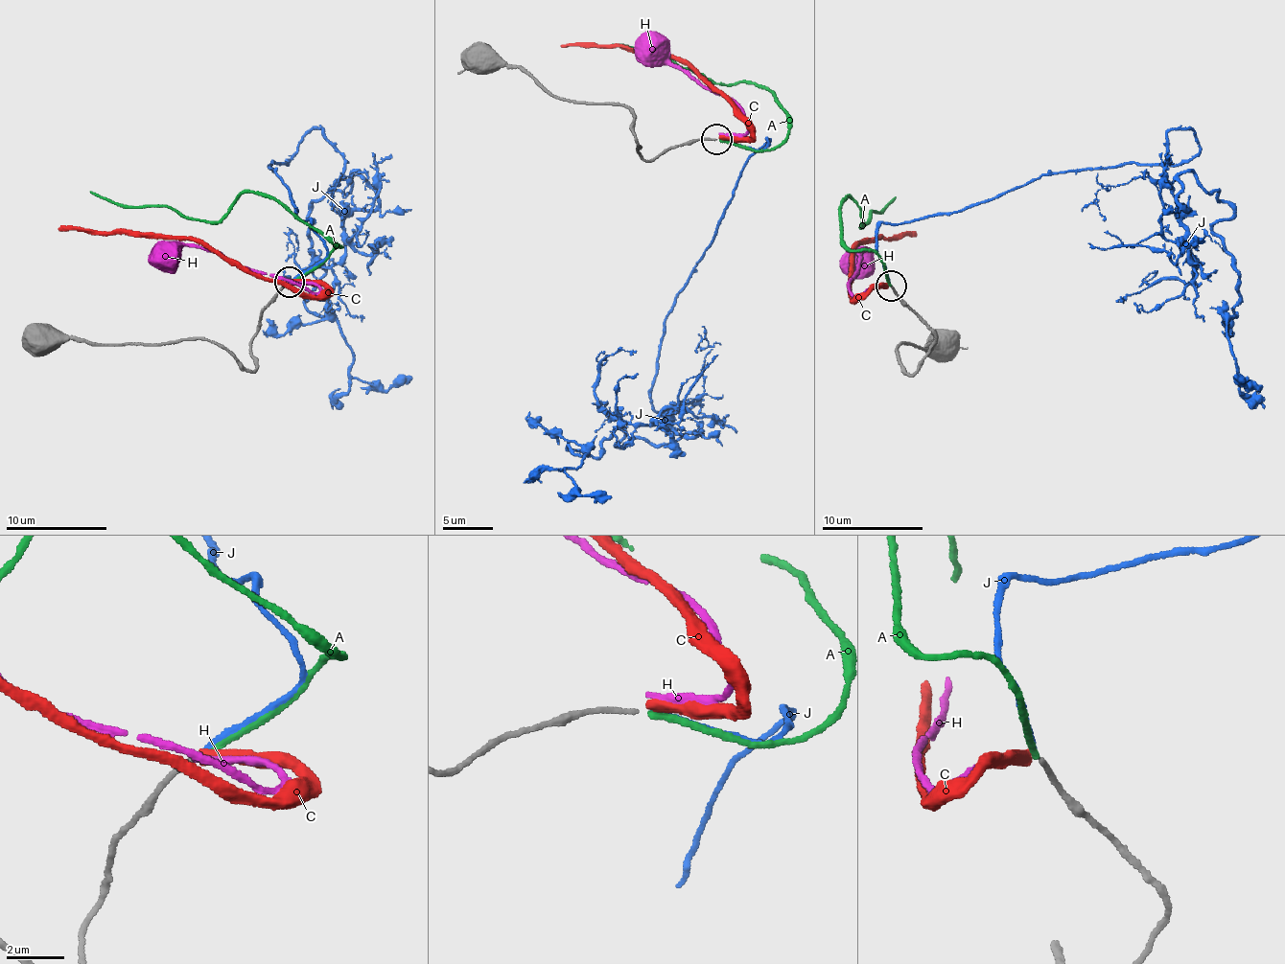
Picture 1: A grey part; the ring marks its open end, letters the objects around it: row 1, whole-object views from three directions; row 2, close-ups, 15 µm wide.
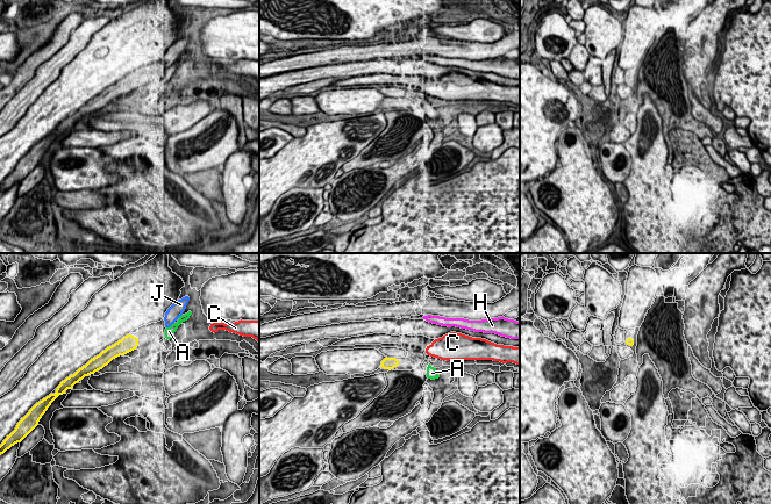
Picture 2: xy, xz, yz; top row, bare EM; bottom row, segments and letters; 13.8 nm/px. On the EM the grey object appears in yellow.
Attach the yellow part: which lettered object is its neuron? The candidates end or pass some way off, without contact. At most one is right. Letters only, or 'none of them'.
none of them

